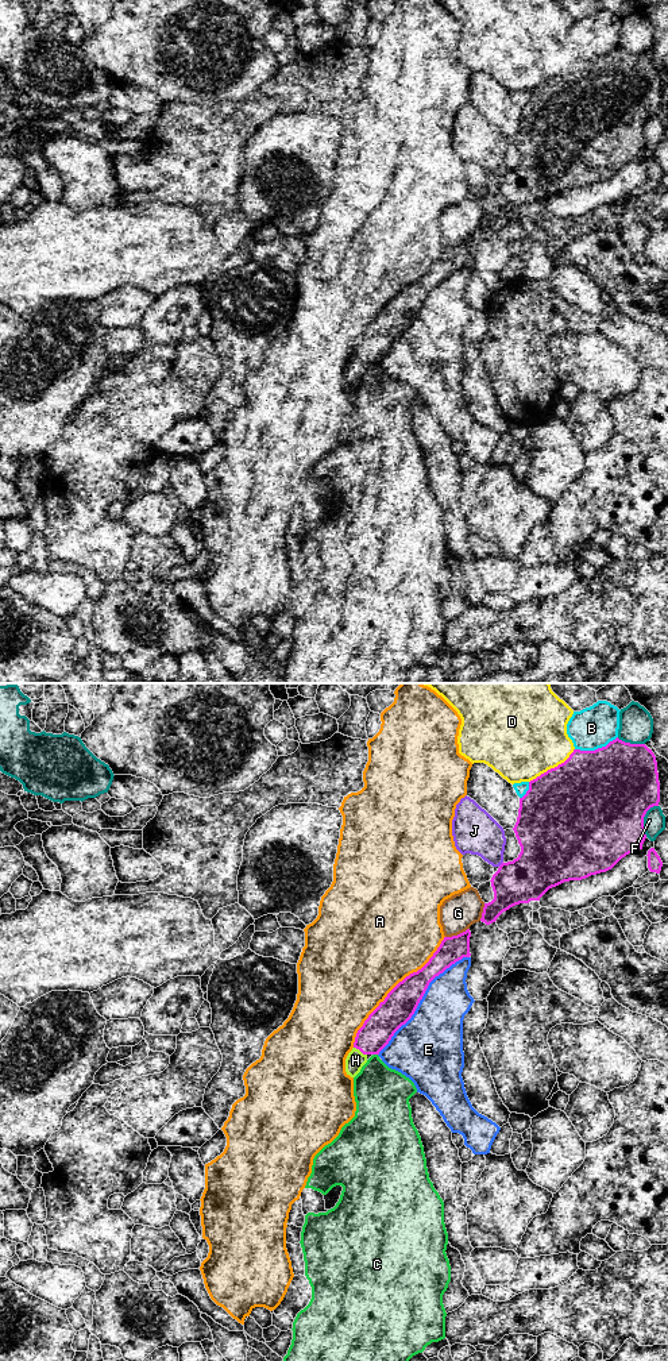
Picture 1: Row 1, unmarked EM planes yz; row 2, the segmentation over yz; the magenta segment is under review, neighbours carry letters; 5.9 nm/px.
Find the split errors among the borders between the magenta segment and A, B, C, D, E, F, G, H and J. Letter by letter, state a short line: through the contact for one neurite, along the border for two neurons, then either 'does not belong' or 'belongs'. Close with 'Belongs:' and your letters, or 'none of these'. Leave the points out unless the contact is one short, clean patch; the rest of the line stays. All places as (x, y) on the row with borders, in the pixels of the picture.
A: does not belong
B: does not belong
C: does not belong
D: does not belong
E: does not belong
F: does not belong
G: line yz (468, 928), (446, 937); does not belong
H: belongs
J: does not belong
Belongs: H

